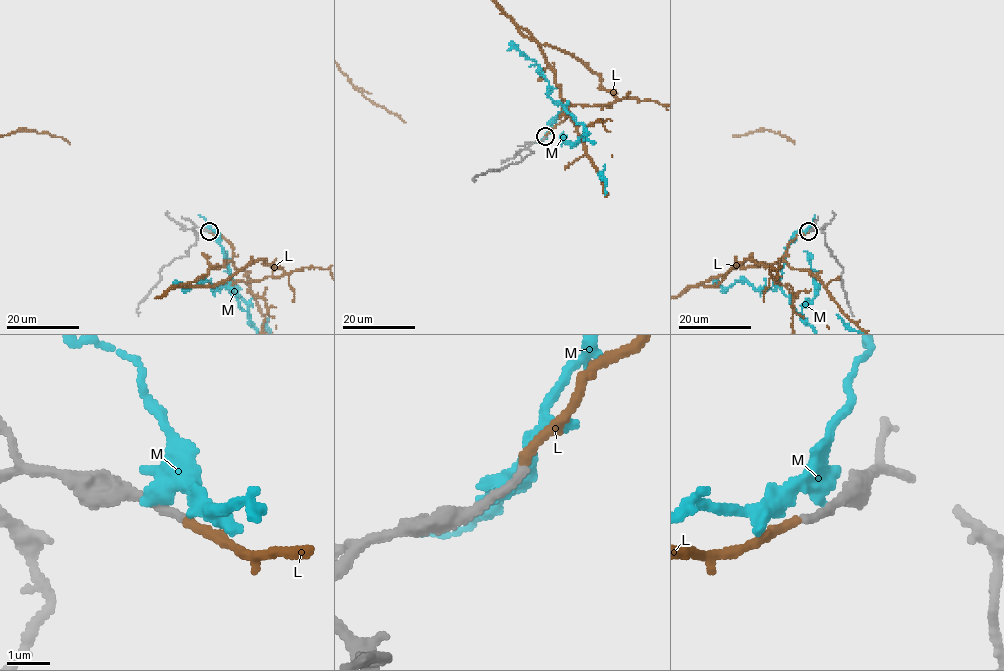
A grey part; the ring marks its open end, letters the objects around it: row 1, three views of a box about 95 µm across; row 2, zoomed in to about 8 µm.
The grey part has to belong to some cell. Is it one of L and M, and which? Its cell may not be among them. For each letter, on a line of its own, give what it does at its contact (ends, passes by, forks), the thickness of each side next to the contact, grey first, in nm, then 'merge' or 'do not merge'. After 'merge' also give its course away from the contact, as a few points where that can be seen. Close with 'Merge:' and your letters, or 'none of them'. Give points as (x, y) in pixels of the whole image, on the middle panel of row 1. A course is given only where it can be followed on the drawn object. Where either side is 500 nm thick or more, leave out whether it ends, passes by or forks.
L: it ends there; 200 nm thick on the grey side, 200 nm on the other; merge
M: it passes by; 280 nm thick on the grey side, 380 nm on the other; do not merge
Merge: L

